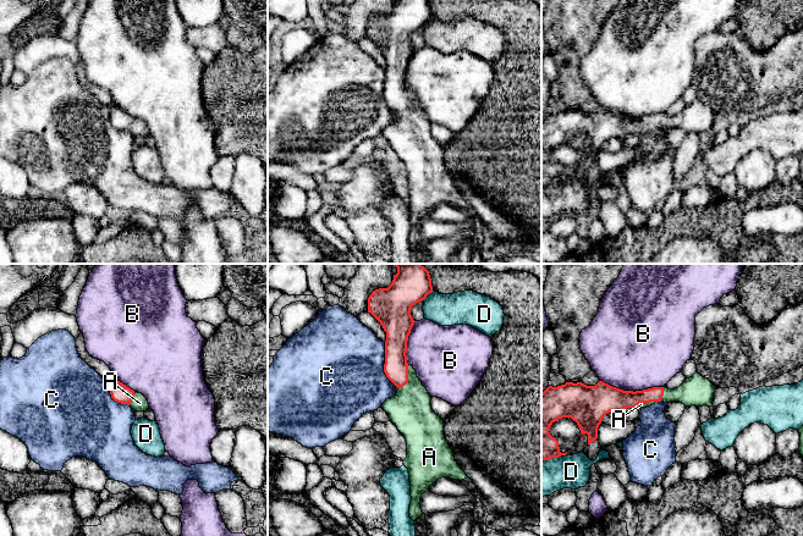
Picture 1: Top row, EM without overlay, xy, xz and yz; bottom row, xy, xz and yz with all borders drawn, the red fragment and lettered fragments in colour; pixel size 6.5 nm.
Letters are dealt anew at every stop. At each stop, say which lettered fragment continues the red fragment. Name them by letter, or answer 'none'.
A

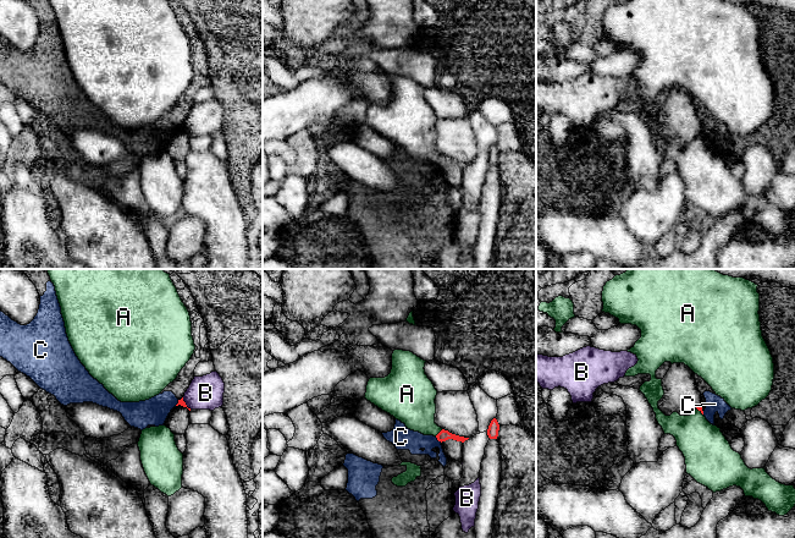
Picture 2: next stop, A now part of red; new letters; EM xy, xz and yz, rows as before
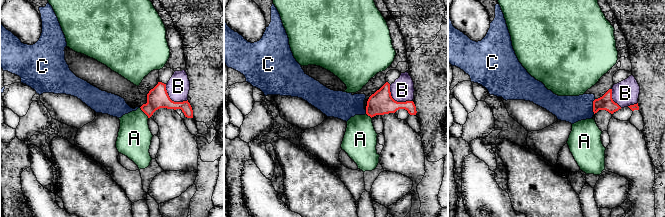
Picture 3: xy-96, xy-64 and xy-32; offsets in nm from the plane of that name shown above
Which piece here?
none

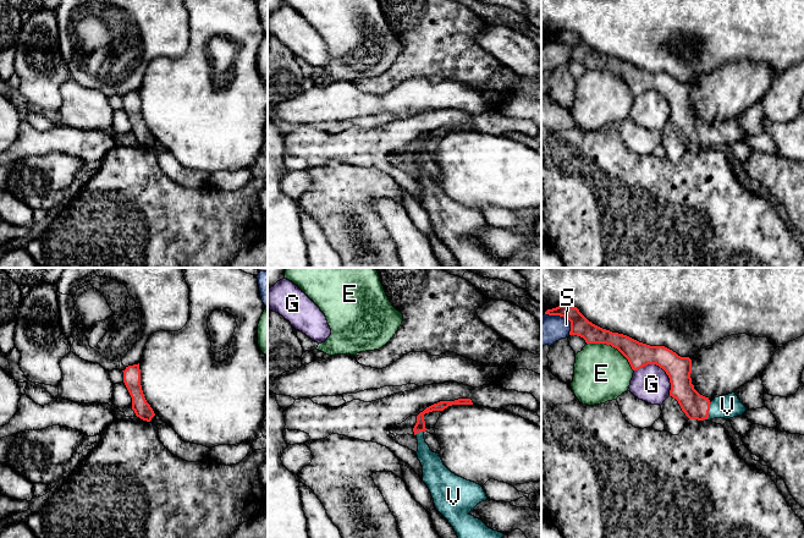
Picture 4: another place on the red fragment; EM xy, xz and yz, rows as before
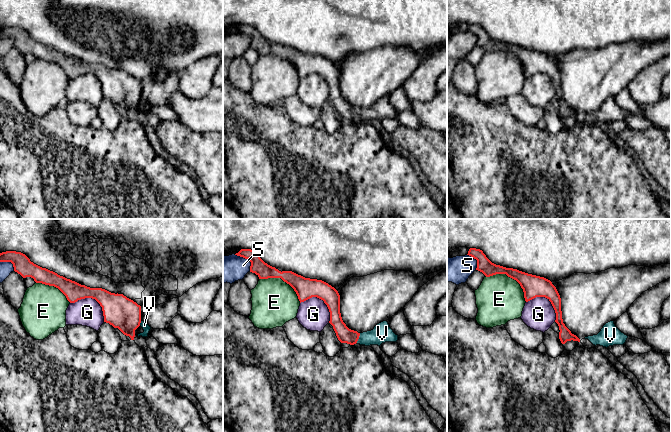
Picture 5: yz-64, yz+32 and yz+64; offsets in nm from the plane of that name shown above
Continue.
V

